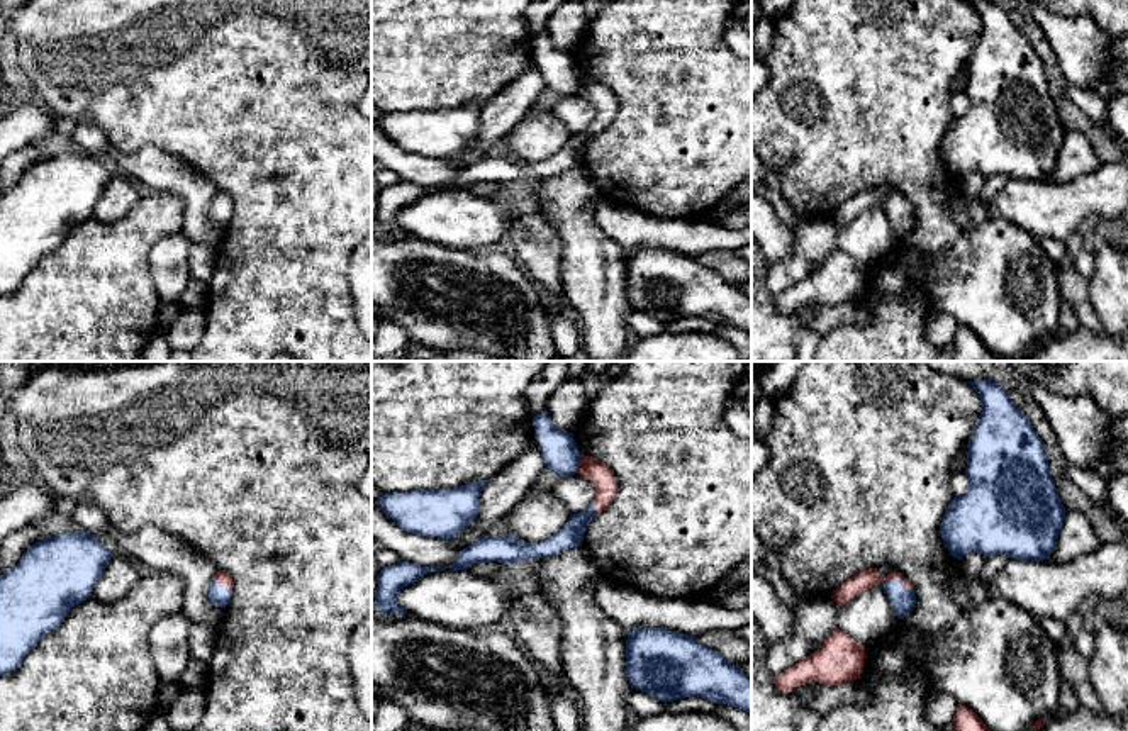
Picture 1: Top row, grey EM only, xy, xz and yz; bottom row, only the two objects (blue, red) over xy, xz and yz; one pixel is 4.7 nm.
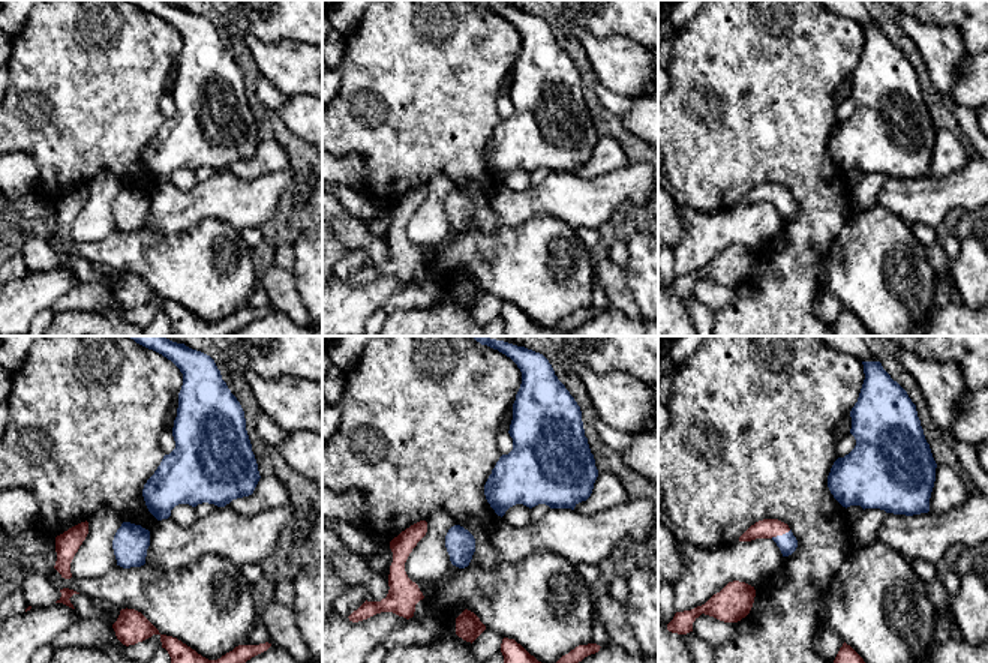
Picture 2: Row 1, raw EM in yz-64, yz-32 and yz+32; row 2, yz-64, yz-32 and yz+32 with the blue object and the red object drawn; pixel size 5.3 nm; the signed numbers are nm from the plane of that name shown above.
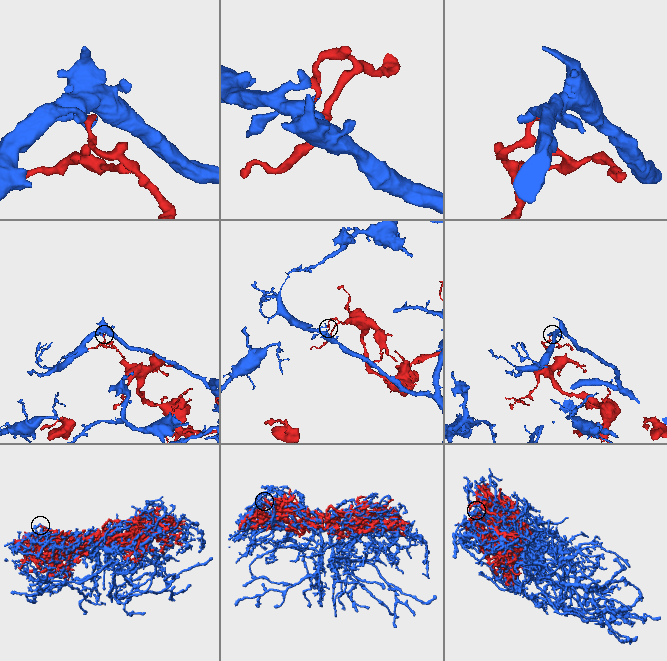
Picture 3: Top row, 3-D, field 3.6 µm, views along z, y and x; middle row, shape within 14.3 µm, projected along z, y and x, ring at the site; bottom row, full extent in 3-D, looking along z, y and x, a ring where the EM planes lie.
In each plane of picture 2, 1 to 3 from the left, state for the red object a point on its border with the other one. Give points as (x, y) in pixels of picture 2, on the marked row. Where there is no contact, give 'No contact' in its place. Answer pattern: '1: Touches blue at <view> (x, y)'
1: No contact
2: No contact
3: Touches blue at yz+32 (780, 536)

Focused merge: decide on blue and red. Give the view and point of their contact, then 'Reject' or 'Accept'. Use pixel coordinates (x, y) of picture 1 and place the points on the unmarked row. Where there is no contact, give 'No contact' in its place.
Touches blue at yz (899, 199). Reject

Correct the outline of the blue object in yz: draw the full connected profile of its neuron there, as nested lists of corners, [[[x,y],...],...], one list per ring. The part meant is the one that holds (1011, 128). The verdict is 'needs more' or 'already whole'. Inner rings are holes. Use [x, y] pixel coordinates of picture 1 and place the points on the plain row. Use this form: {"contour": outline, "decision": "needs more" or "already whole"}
{"contour": [[[969,3],[980,19],[980,36],[967,64],[970,107],[947,127],[941,159],[958,180],[972,171],[986,178],[1050,180],[1067,131],[1048,90],[1045,64],[999,3]]], "decision": "already whole"}

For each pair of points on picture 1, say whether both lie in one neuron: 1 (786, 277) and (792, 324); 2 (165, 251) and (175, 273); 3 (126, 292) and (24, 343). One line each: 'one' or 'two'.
1: two
2: one
3: one

